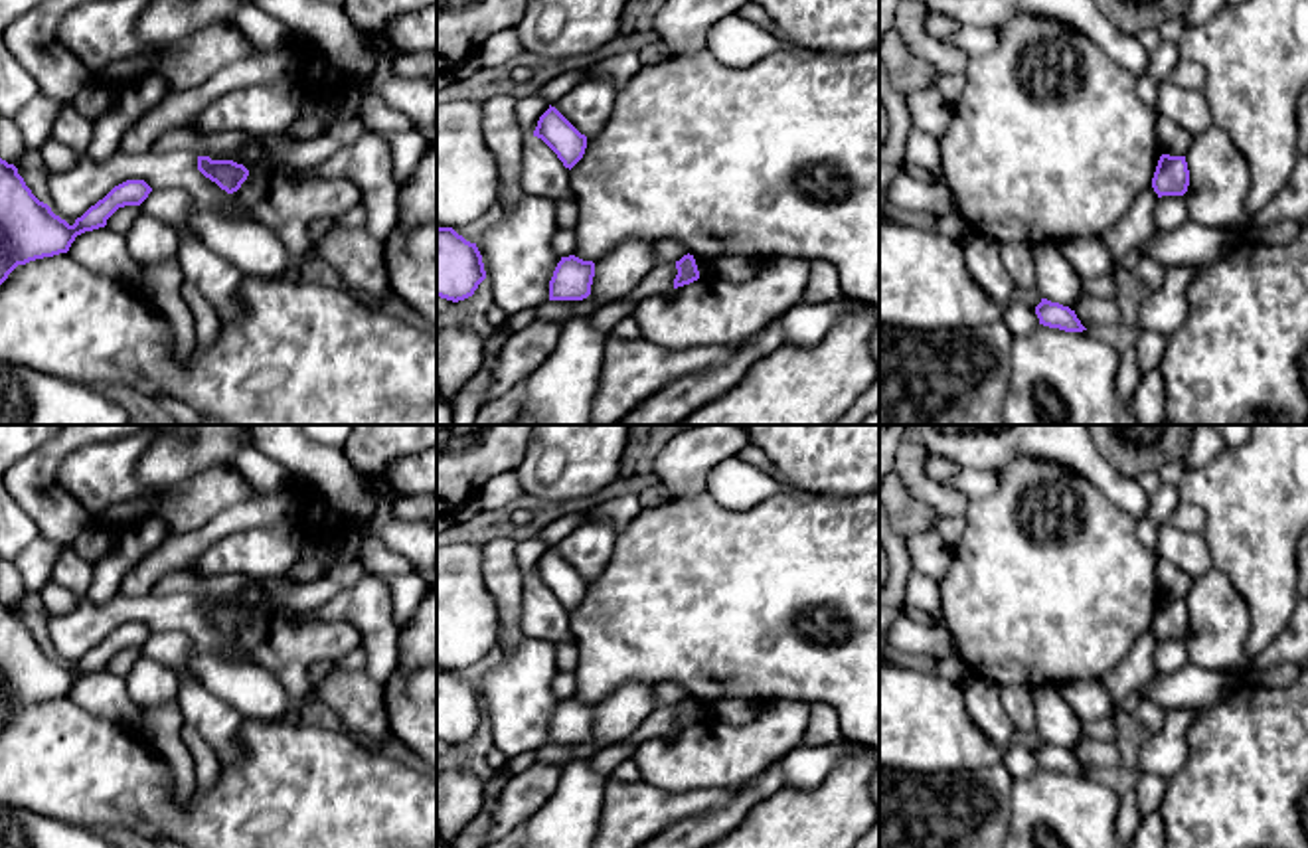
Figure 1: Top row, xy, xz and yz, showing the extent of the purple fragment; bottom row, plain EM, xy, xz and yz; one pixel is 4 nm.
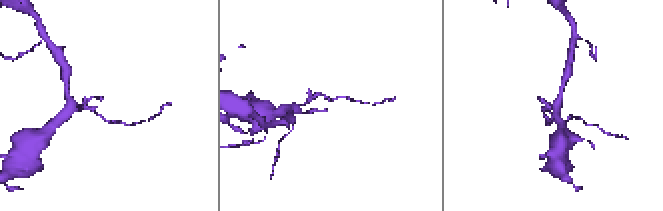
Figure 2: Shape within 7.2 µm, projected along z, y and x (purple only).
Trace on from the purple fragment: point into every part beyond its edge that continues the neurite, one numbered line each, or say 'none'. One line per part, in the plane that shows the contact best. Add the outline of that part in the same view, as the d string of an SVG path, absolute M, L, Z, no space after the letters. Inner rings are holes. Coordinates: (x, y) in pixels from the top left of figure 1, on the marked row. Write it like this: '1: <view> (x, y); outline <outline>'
none

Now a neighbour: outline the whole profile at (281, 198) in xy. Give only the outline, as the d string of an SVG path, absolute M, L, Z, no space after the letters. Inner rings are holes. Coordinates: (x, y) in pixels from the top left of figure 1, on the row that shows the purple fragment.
M249 136L233 154L209 156L233 160L249 170L241 188L229 194L251 221L273 229L292 257L312 251L308 225L318 219L338 219L362 204L364 190L348 178L302 176L300 170L277 164L261 136Z

